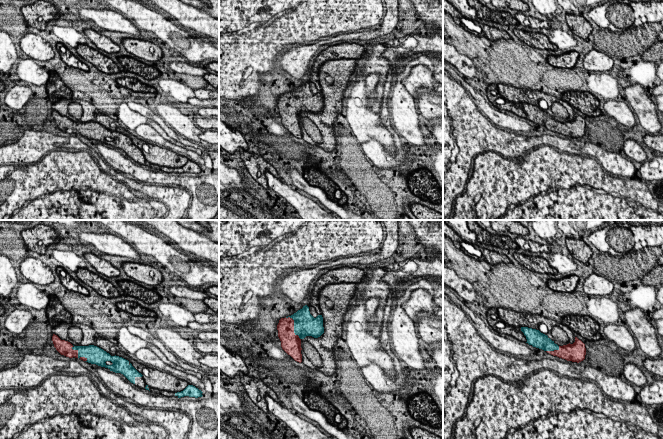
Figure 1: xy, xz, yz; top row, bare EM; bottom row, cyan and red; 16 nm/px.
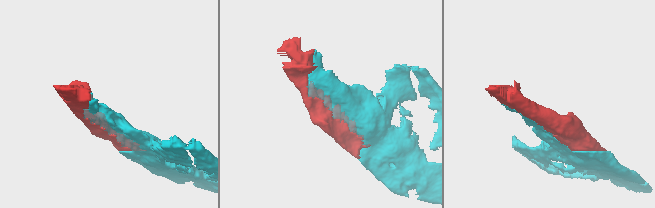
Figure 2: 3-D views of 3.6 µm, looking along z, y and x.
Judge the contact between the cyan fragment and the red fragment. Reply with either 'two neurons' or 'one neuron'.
one neuron

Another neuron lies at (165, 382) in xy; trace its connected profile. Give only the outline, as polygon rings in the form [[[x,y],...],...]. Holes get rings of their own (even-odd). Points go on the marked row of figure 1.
[[[149,368],[149,376],[144,380],[149,387],[170,392],[181,392],[189,385],[172,374],[153,368]]]

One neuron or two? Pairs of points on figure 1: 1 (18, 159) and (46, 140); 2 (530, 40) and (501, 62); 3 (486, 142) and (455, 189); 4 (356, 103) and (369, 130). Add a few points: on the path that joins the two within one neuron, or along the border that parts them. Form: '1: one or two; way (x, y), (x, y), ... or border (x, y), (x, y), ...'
1: one; way (25, 152), (34, 144), (39, 143)
2: two; border (514, 33), (517, 37)
3: one; way (473, 150), (463, 160), (456, 176)
4: one; way (357, 110), (359, 118), (364, 123)

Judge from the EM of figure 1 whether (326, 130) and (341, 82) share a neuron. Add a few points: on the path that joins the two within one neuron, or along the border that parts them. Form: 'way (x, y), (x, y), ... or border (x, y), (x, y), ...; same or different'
way (326, 118), (333, 107), (333, 94); same

